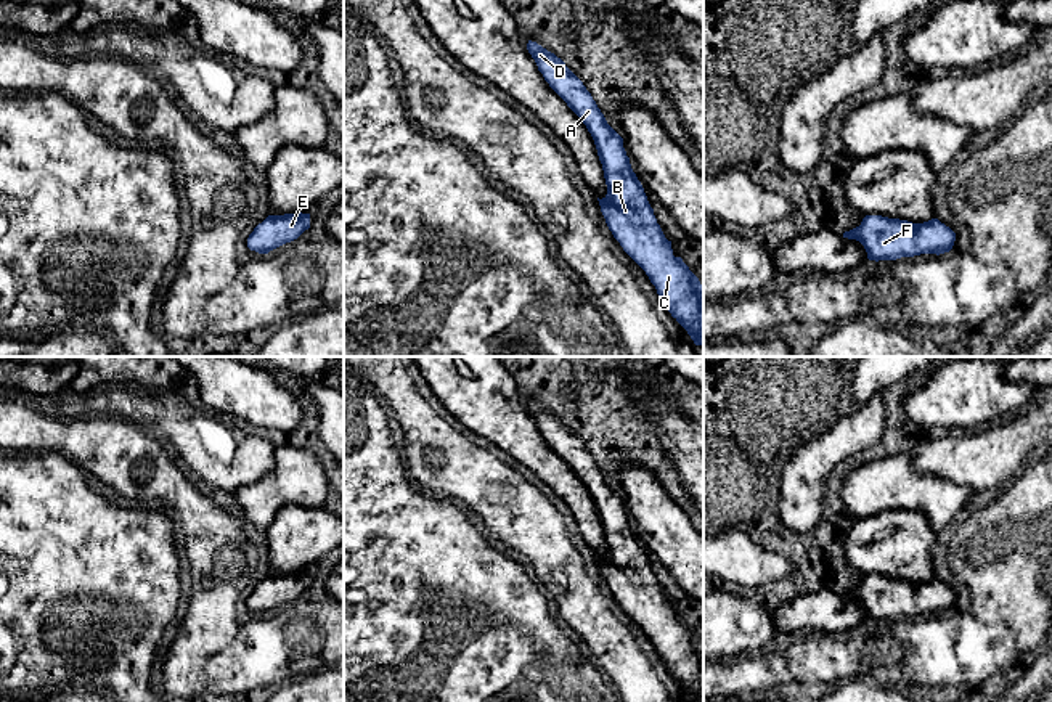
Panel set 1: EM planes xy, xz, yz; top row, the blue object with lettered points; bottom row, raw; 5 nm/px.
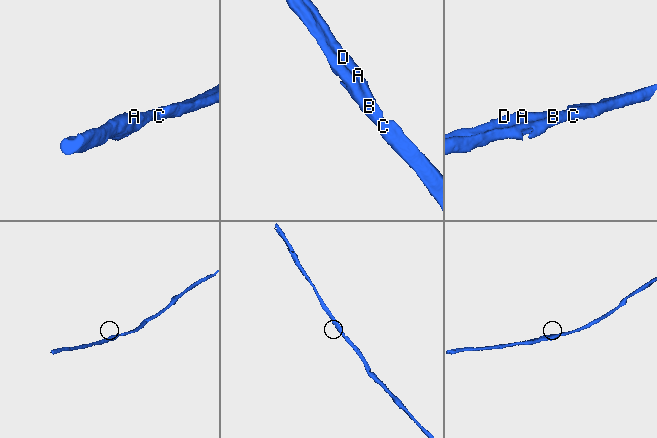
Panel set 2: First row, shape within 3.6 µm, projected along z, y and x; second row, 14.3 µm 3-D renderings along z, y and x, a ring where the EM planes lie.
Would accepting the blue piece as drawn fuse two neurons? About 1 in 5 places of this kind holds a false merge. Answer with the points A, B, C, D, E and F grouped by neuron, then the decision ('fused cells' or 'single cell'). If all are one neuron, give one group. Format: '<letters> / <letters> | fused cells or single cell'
A B C D E F | single cell

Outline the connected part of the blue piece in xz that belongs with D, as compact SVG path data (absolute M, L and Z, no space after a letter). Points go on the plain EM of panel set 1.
M528 400L527 410L549 447L580 477L594 500L607 545L607 554L602 559L597 557L597 561L614 598L646 631L659 657L665 662L671 676L687 691L691 699L694 702L703 702L703 647L683 618L673 615L671 601L665 598L644 548L631 529L630 517L623 508L623 498L607 484L591 453L561 418L532 400Z

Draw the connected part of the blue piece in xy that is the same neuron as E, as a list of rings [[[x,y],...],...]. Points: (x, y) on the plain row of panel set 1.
[[[284,573],[268,575],[259,583],[247,598],[247,607],[259,614],[270,610],[297,599],[310,588],[310,573]]]

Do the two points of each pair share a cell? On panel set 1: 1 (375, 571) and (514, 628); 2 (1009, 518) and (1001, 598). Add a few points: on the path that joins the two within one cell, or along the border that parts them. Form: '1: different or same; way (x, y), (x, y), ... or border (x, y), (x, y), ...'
1: same; way (410, 582), (450, 622), (479, 624)
2: same; way (1009, 537), (1006, 579)

